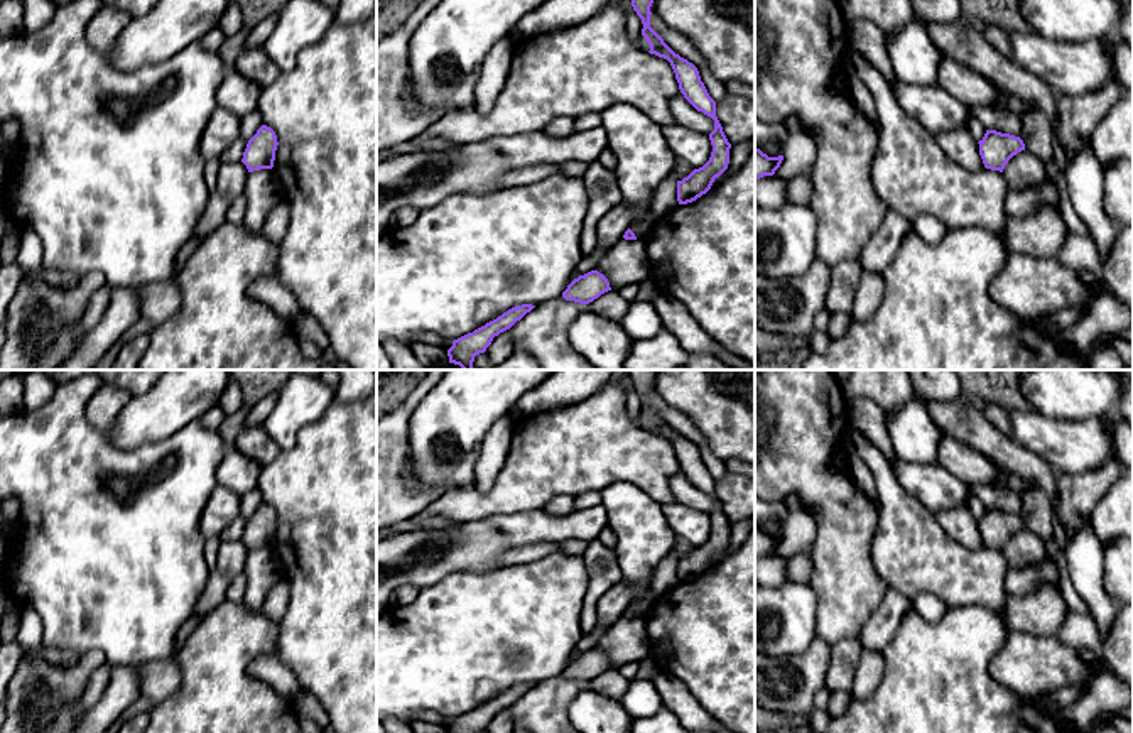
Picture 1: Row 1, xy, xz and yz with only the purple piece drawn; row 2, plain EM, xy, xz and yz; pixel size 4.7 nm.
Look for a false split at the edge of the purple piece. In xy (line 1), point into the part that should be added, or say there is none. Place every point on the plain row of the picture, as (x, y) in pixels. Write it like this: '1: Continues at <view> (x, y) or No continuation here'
1: No continuation here

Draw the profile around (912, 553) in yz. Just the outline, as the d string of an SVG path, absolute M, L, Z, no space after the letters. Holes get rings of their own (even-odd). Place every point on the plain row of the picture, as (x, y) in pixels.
M853 426L848 446L873 473L880 510L871 556L890 589L908 600L934 593L947 606L981 605L1001 616L1010 569L1003 551L971 551L952 540L935 513L903 490L880 449Z

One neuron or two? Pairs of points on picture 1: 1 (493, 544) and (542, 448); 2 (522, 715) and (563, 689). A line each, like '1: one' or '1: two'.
1: two
2: one

